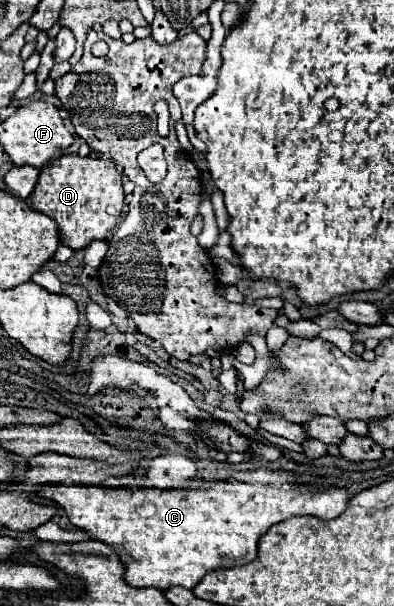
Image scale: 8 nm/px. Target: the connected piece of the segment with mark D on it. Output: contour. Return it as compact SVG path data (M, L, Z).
M64 154L40 172L32 192L32 208L56 220L60 242L72 250L82 250L94 240L110 240L124 208L122 178L112 160Z

